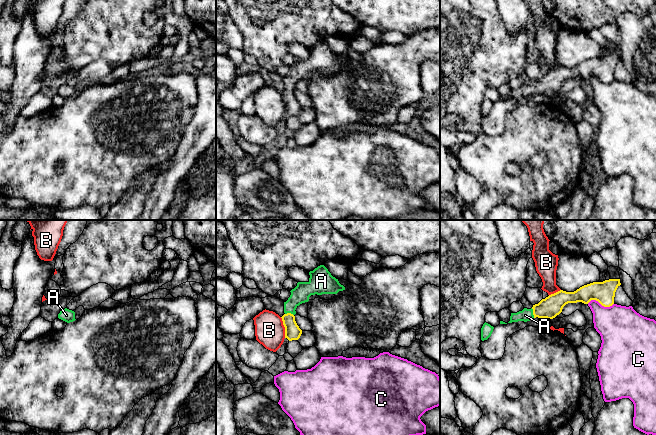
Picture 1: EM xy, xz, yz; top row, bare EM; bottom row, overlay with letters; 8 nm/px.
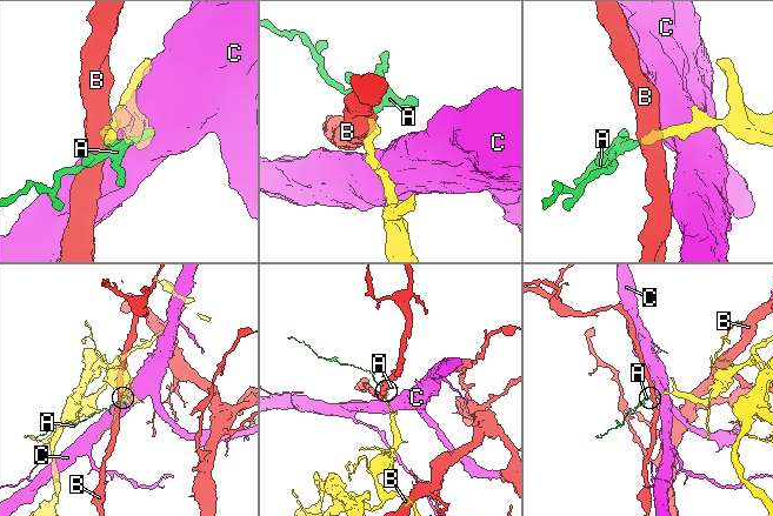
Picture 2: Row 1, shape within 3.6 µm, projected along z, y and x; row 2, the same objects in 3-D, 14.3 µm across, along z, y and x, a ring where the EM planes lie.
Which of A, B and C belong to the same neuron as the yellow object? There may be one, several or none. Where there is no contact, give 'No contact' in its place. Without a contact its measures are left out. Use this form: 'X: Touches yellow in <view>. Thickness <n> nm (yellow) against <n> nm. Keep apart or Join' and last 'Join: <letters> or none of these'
A: Touches yellow in yz. Thickness 170 nm (yellow) against 100 nm. Join
B: Touches yellow in xz. Thickness 130 nm (yellow) against 240 nm. Keep apart
C: Touches yellow in yz. Thickness 180 nm (yellow) against 340 nm. Keep apart
Join: A

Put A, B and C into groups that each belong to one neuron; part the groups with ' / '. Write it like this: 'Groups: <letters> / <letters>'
Groups: A / B / C

